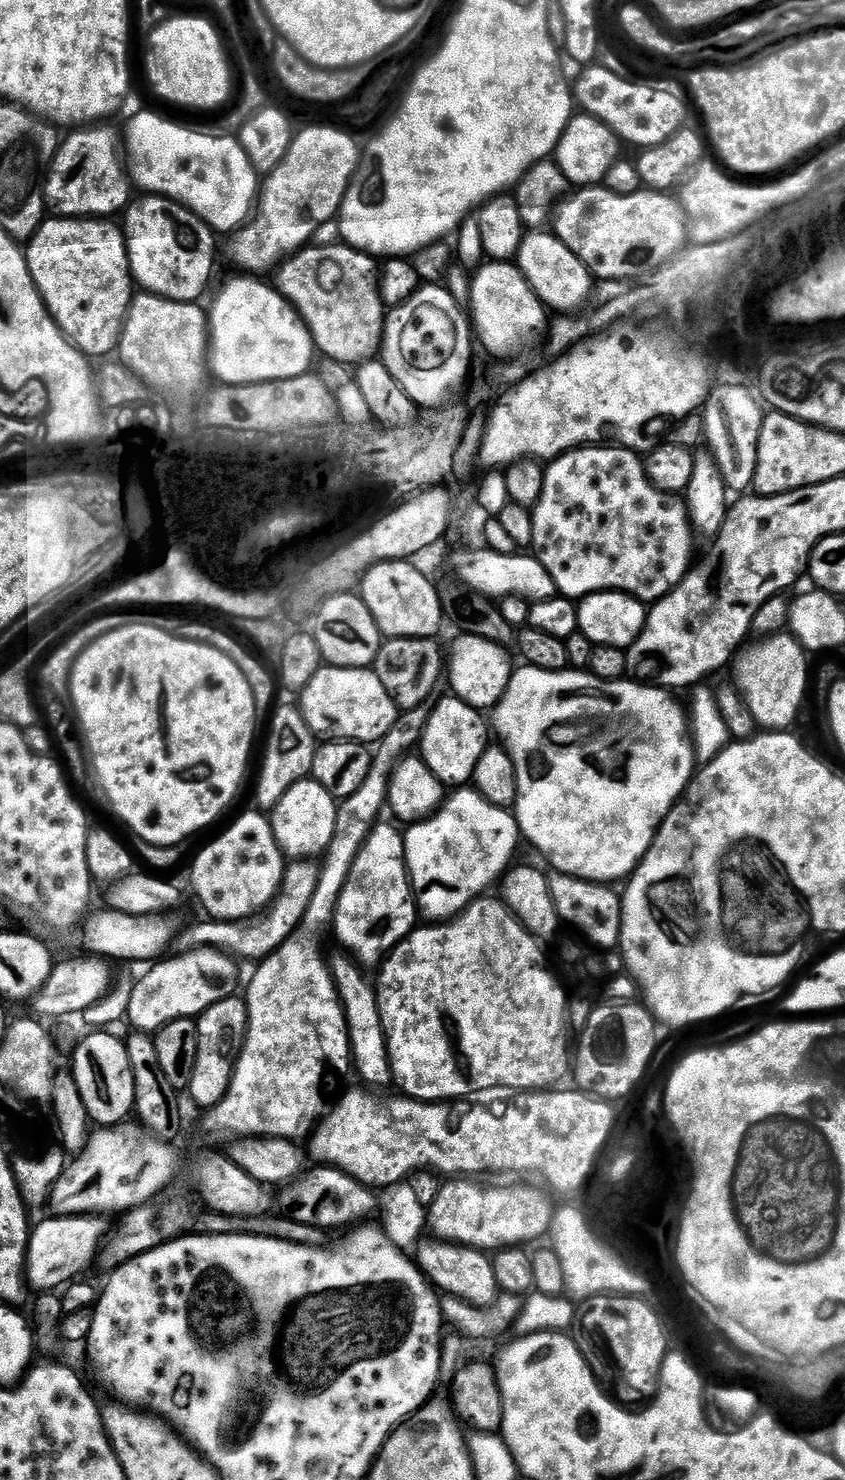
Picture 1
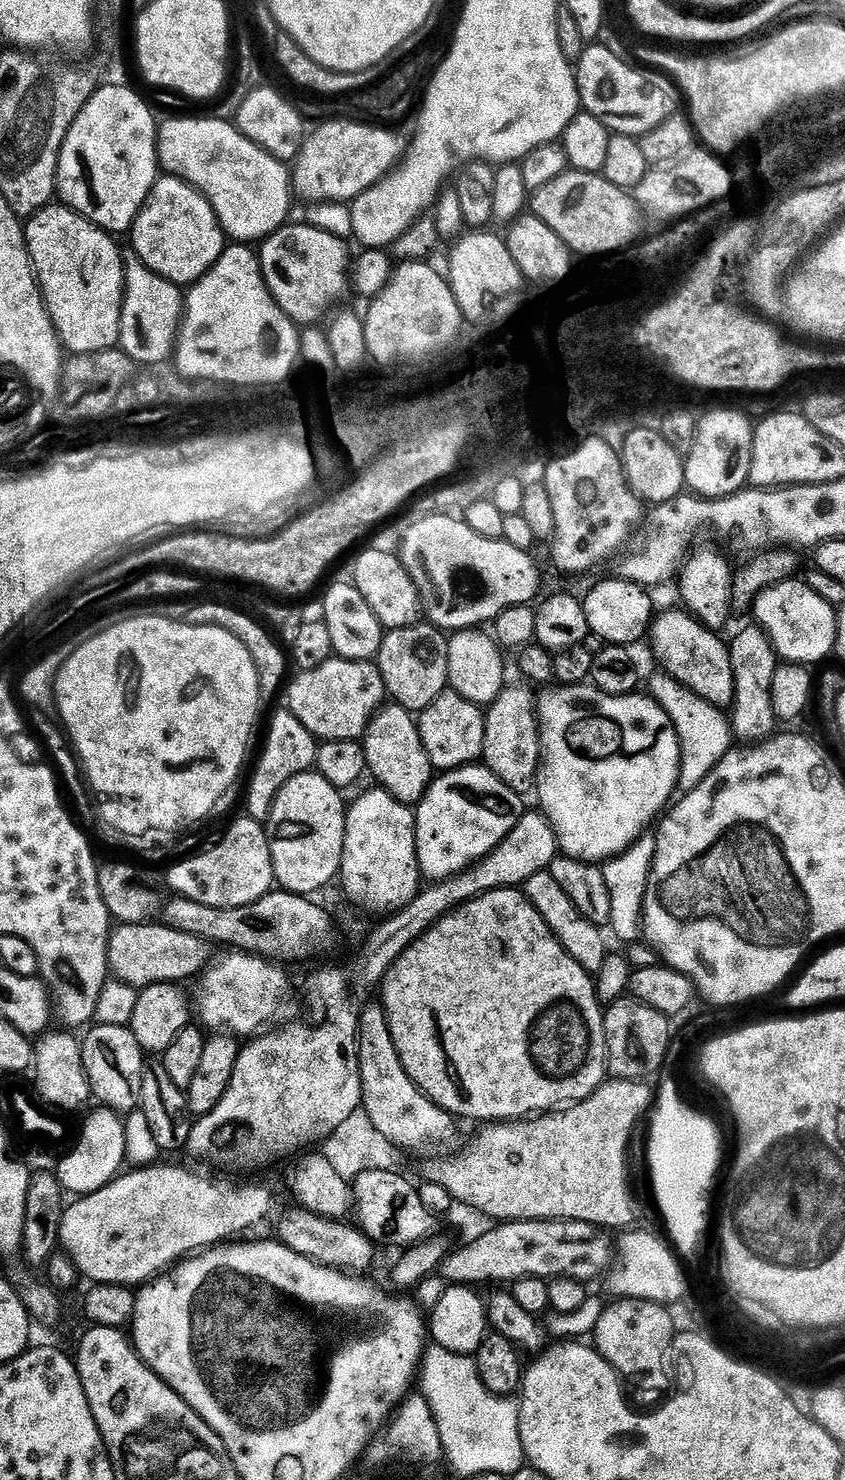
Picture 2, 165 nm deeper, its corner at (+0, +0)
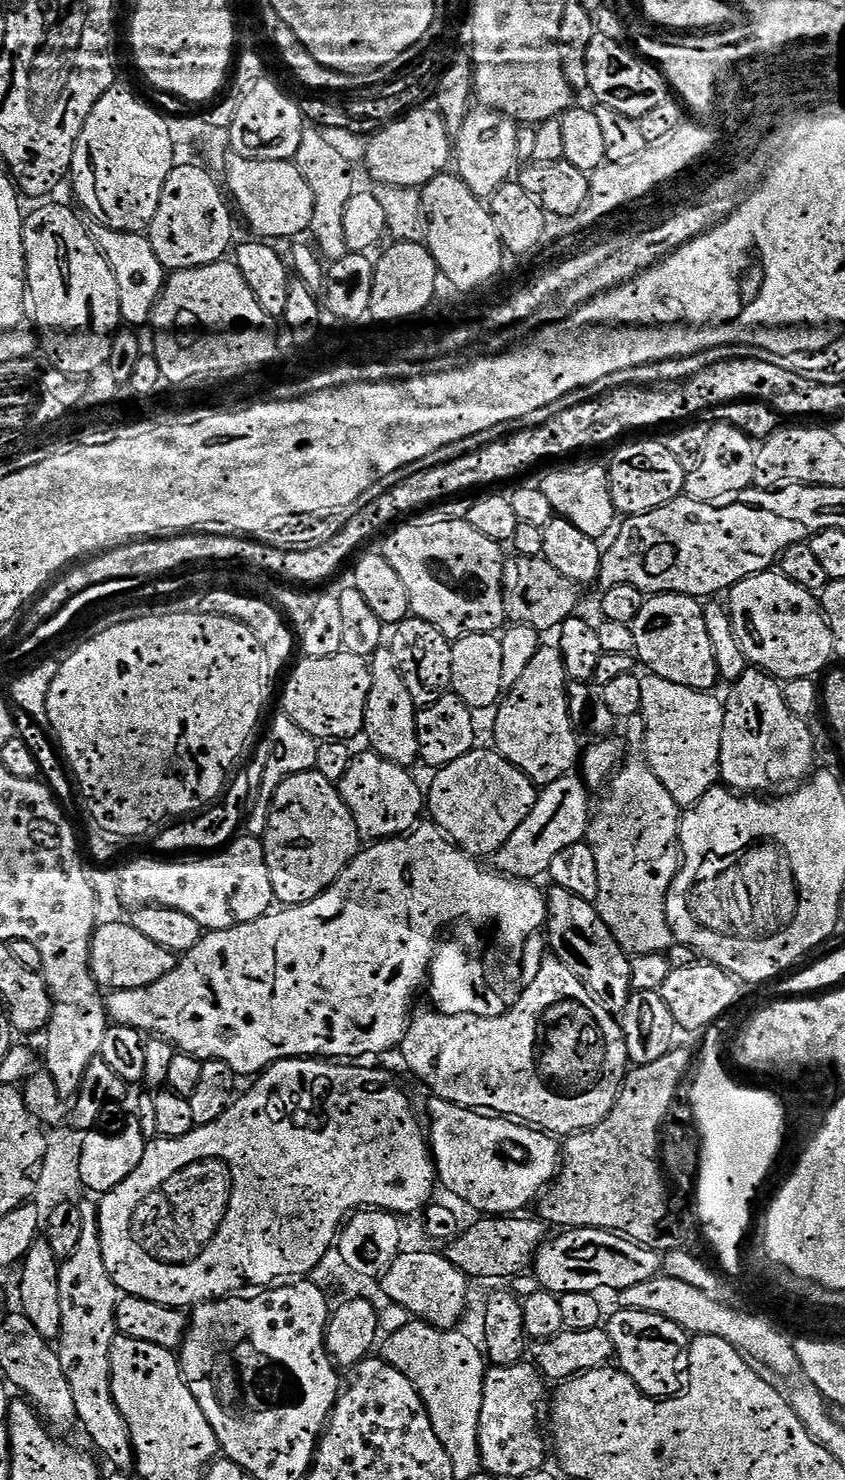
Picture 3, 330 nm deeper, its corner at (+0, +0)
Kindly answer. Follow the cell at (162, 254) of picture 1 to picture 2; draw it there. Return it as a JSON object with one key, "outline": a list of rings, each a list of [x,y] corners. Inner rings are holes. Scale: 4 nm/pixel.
{"outline":[[[164,174],[157,179],[150,190],[142,210],[136,215],[130,229],[132,236],[131,251],[138,254],[138,258],[151,271],[166,278],[177,286],[191,286],[200,280],[218,262],[226,247],[226,233],[220,226],[220,220],[214,214],[210,202],[198,189],[178,176]]]}

